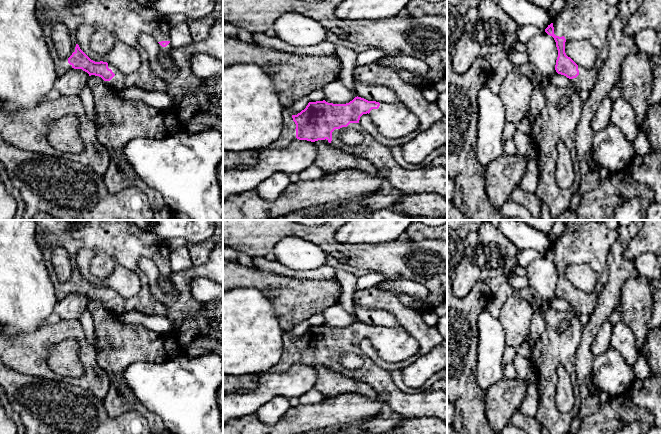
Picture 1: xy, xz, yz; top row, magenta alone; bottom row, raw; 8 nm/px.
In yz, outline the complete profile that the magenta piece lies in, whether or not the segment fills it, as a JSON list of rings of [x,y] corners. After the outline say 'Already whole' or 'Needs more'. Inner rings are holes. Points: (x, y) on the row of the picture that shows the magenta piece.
[[[566,0],[563,10],[545,29],[556,42],[556,72],[569,78],[578,90],[591,91],[594,88],[607,57],[610,23],[617,15],[618,8],[606,0]],[[583,40],[597,49],[597,59],[590,70],[577,65],[565,53],[566,41]]]. Needs more

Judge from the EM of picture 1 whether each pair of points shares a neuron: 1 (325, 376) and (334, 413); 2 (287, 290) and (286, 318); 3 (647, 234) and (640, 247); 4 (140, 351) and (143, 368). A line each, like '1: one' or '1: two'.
1: two
2: one
3: one
4: two

